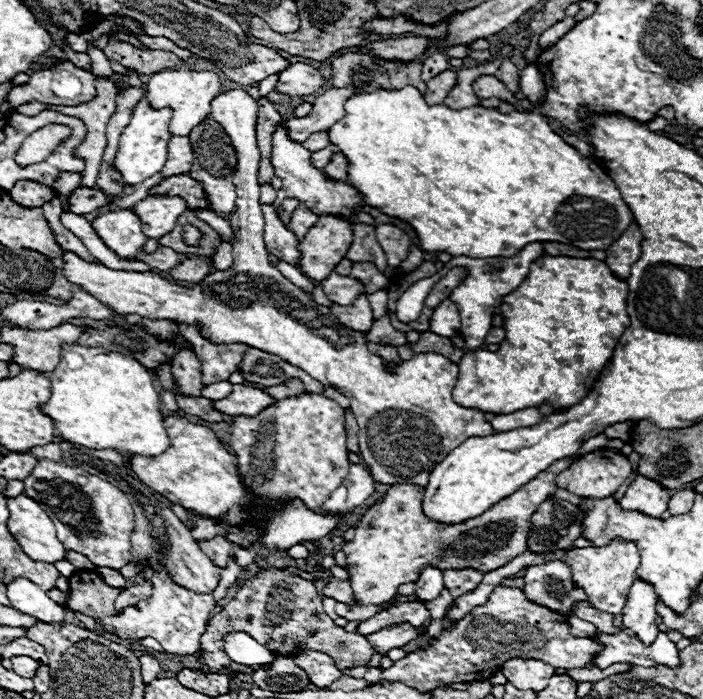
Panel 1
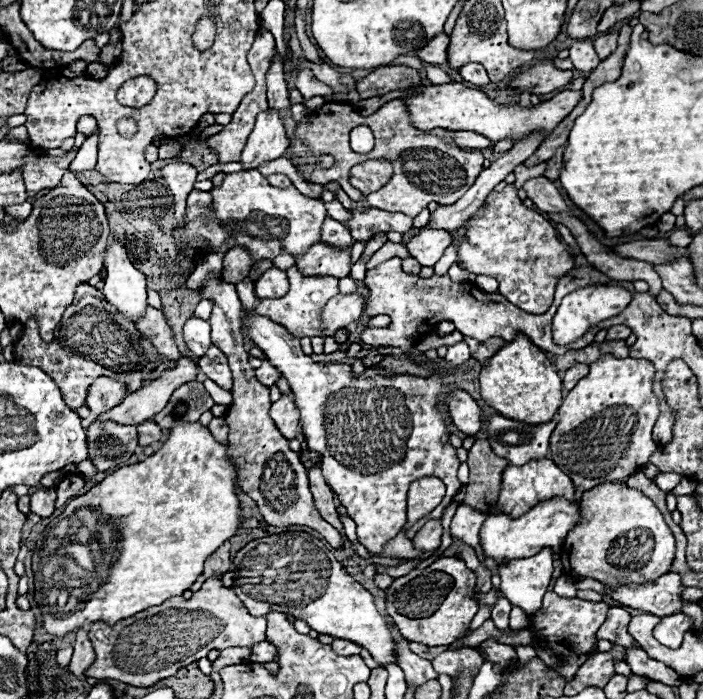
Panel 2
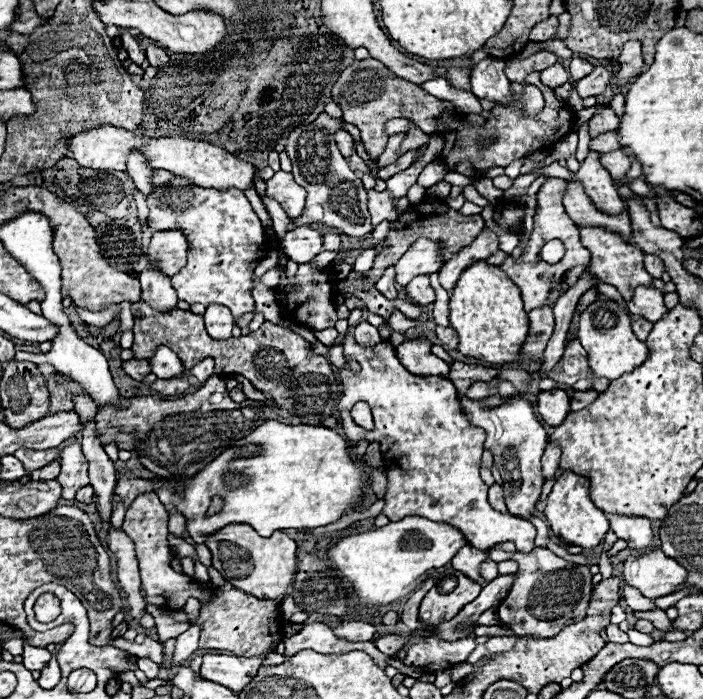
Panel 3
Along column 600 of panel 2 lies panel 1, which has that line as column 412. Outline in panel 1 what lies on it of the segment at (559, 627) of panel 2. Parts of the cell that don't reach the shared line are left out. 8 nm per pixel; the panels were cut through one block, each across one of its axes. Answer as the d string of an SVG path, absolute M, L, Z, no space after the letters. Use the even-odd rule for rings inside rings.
M416 600L416 602L404 602L404 604L396 604L390 610L382 610L376 616L364 620L358 624L356 632L358 634L372 634L384 626L392 626L392 624L404 624L410 622L412 626L422 626L424 622L430 624L430 612L424 608L424 602Z

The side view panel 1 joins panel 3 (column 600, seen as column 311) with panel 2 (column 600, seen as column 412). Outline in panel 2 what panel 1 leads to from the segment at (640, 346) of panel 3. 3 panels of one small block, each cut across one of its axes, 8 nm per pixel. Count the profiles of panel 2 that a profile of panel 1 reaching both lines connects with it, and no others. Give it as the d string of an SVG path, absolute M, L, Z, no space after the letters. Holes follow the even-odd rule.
M604 354L600 360L590 364L590 374L566 394L562 406L558 408L556 428L550 436L550 460L572 478L576 488L590 490L606 482L622 482L640 470L658 450L652 440L652 428L660 414L660 402L652 392L652 378L652 362L638 358L614 358L612 354Z

